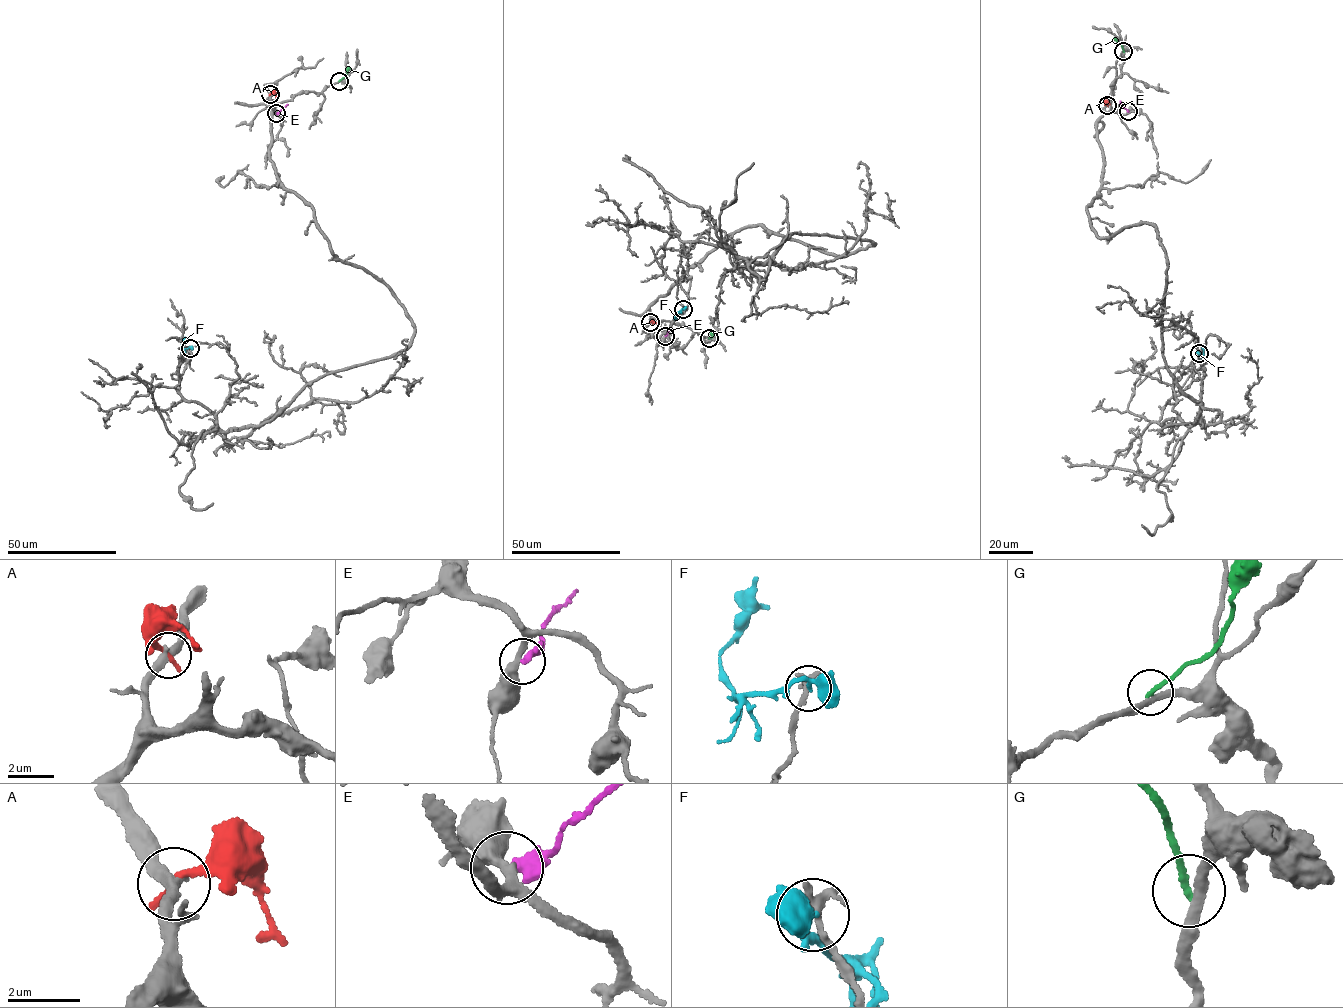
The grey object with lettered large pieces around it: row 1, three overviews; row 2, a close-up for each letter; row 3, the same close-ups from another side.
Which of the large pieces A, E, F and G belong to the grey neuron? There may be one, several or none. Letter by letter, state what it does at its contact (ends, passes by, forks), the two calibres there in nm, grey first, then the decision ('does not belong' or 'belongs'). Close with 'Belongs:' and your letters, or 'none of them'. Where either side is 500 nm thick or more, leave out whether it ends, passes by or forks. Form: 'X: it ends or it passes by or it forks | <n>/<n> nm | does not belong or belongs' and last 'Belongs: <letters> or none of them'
A: it ends | 320/240 nm | does not belong
E: it ends | 320/360 nm | does not belong
F: it passes by | 200/220 nm | does not belong
G: it ends | 260/190 nm | does not belong
Belongs: none of them

